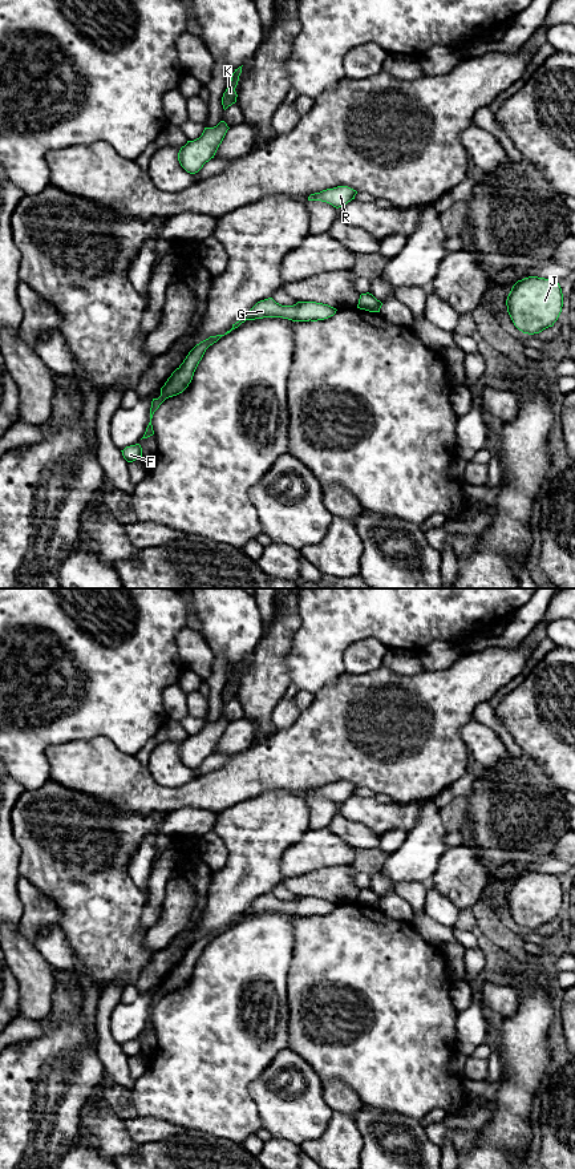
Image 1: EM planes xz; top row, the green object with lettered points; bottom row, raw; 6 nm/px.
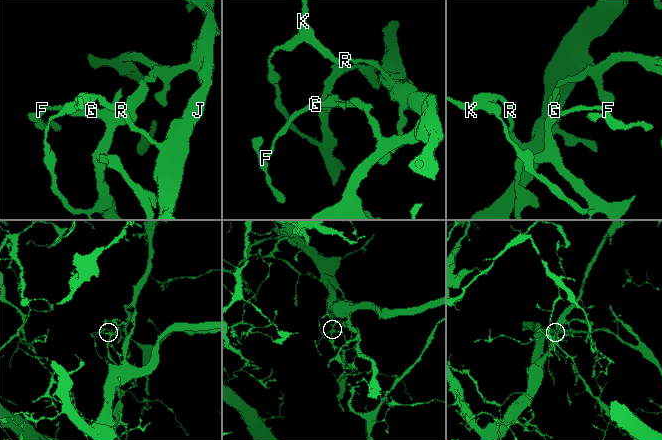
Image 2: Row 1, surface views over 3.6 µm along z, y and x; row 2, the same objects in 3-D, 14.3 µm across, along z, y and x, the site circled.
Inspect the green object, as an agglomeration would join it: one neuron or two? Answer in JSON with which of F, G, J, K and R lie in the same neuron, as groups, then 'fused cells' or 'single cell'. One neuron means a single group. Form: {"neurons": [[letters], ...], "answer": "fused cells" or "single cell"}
{"neurons": [["F", "G", "K"], ["J", "R"]], "answer": "fused cells"}

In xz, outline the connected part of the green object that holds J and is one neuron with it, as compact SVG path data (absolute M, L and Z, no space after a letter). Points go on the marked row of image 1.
M529 276L513 286L506 306L519 331L539 333L558 320L563 307L562 288L555 279Z

